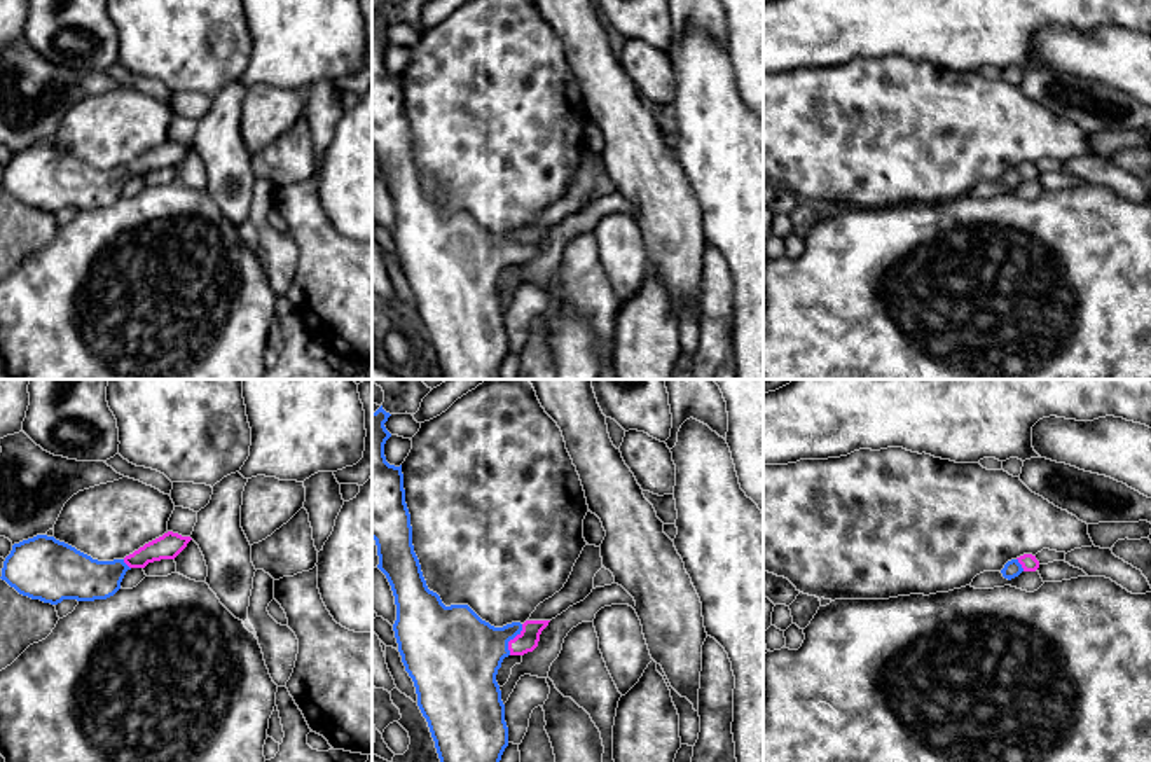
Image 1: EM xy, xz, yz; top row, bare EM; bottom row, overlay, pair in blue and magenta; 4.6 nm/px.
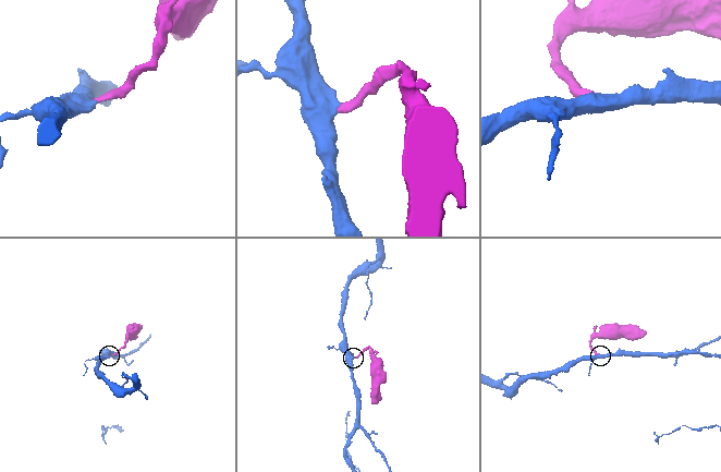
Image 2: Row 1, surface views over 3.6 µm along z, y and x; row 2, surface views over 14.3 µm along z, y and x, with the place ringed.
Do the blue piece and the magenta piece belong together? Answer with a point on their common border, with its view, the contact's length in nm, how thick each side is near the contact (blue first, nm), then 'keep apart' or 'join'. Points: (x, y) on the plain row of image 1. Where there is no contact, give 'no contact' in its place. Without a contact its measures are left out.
meets blue in xz at (510, 247); contact 160 nm long; 380 nm thick on the blue side, 100 nm on the other; join

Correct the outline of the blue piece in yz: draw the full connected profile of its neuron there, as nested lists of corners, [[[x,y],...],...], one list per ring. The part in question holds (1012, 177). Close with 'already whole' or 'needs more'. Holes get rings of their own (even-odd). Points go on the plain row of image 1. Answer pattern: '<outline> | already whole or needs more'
[[[1023,163],[1017,168],[1011,168],[1001,178],[1003,185],[1011,189],[1018,185],[1022,180],[1036,180],[1039,177],[1039,170],[1032,163]]] | needs more

